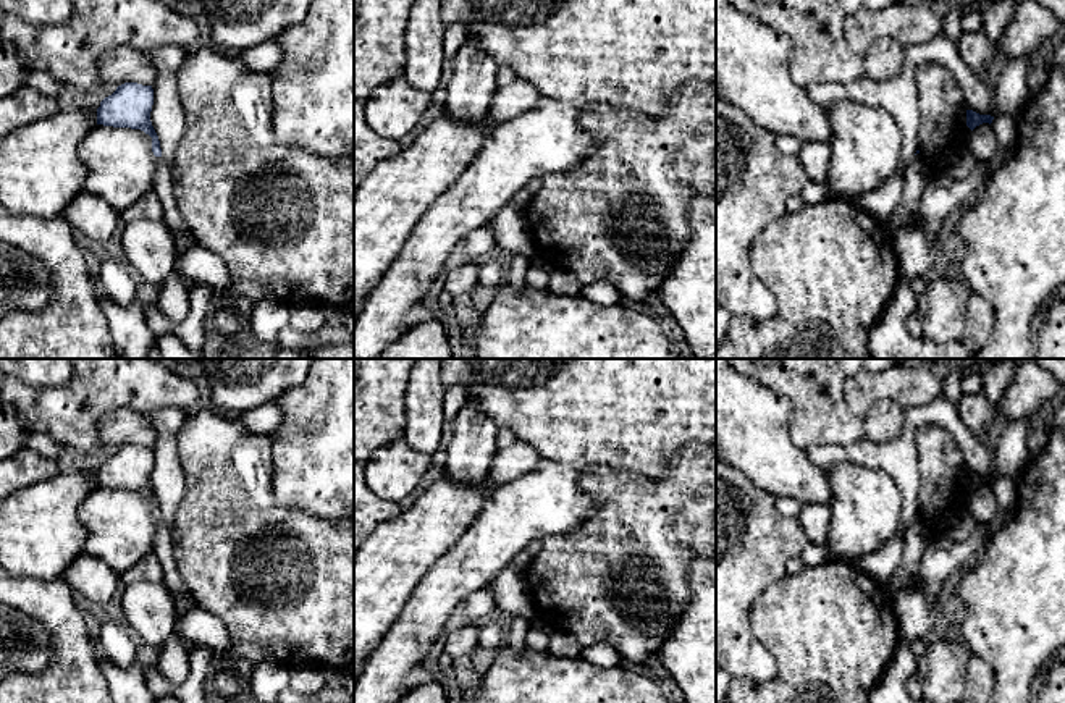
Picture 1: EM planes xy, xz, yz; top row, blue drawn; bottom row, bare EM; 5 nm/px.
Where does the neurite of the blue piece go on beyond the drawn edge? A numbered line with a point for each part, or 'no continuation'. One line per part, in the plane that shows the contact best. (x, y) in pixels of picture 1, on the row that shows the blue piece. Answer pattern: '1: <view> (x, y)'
1: xy (164, 178)

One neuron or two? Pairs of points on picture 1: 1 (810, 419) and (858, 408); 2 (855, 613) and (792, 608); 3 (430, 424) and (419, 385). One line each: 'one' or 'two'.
1: two
2: one
3: one

